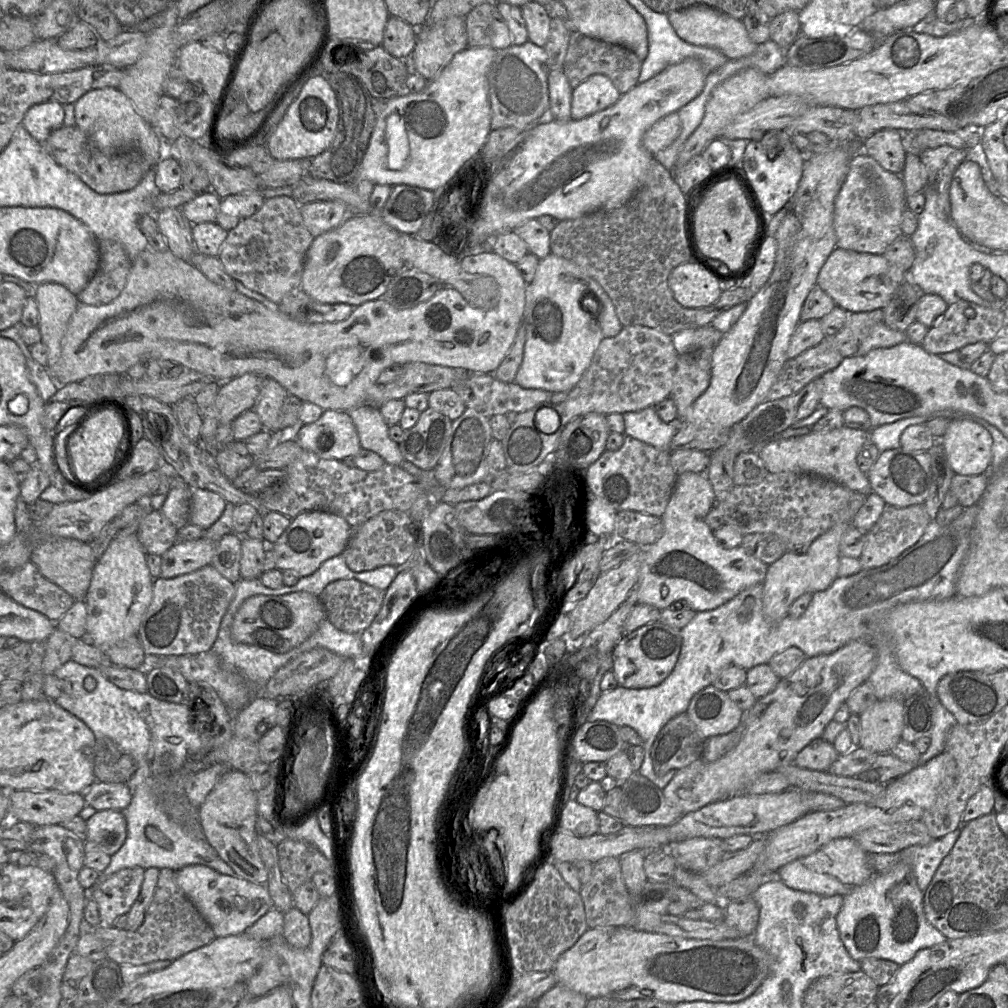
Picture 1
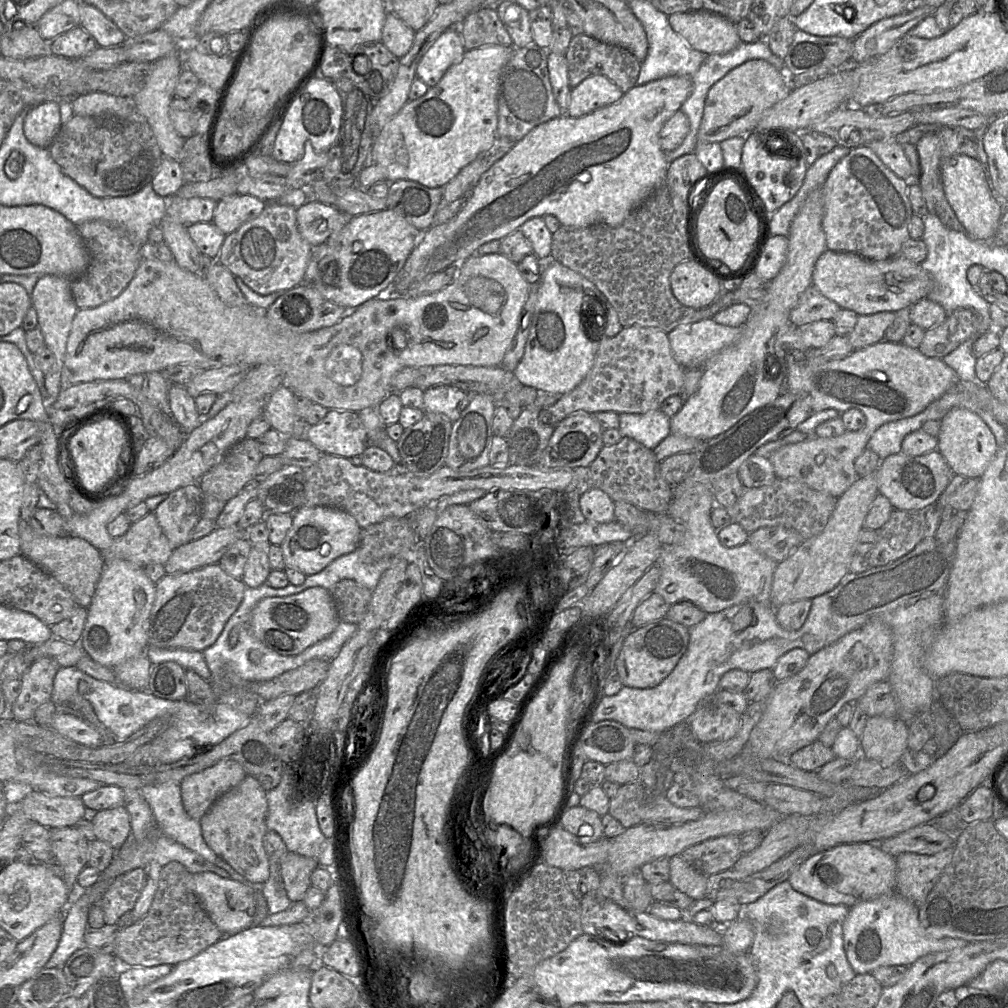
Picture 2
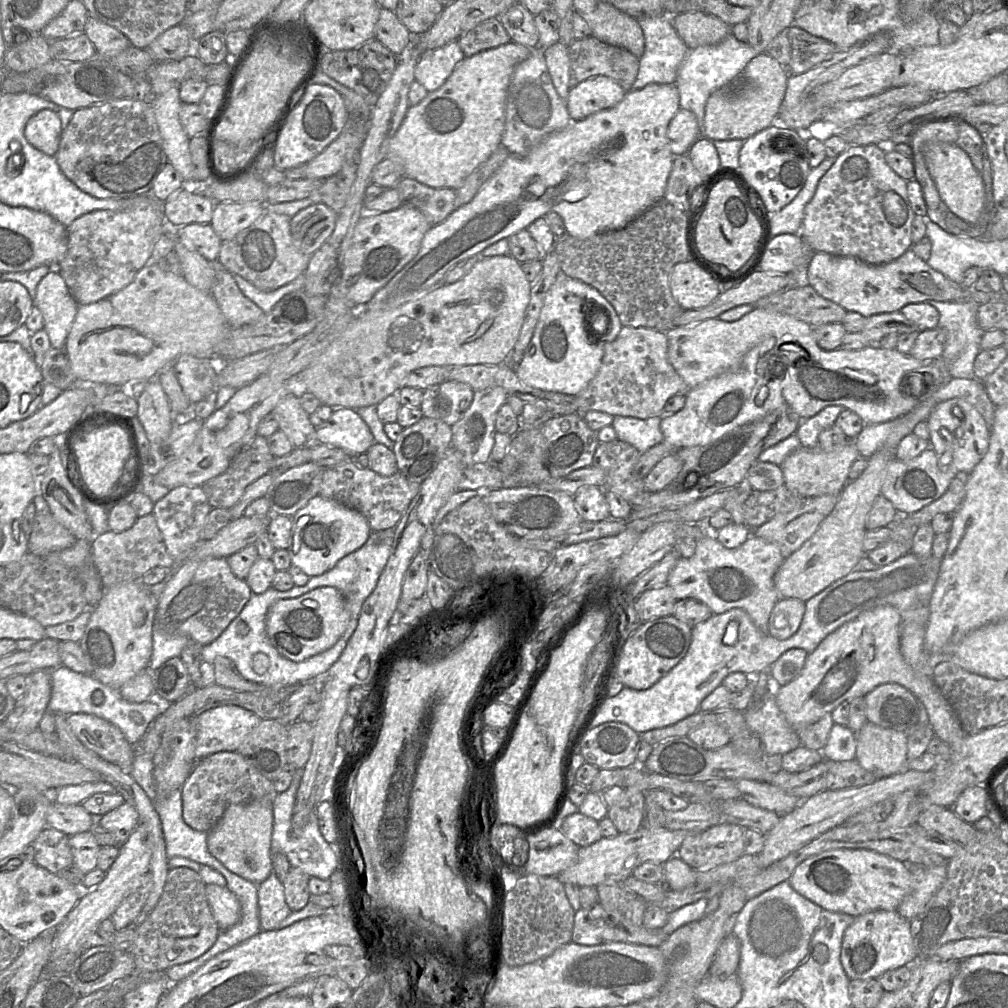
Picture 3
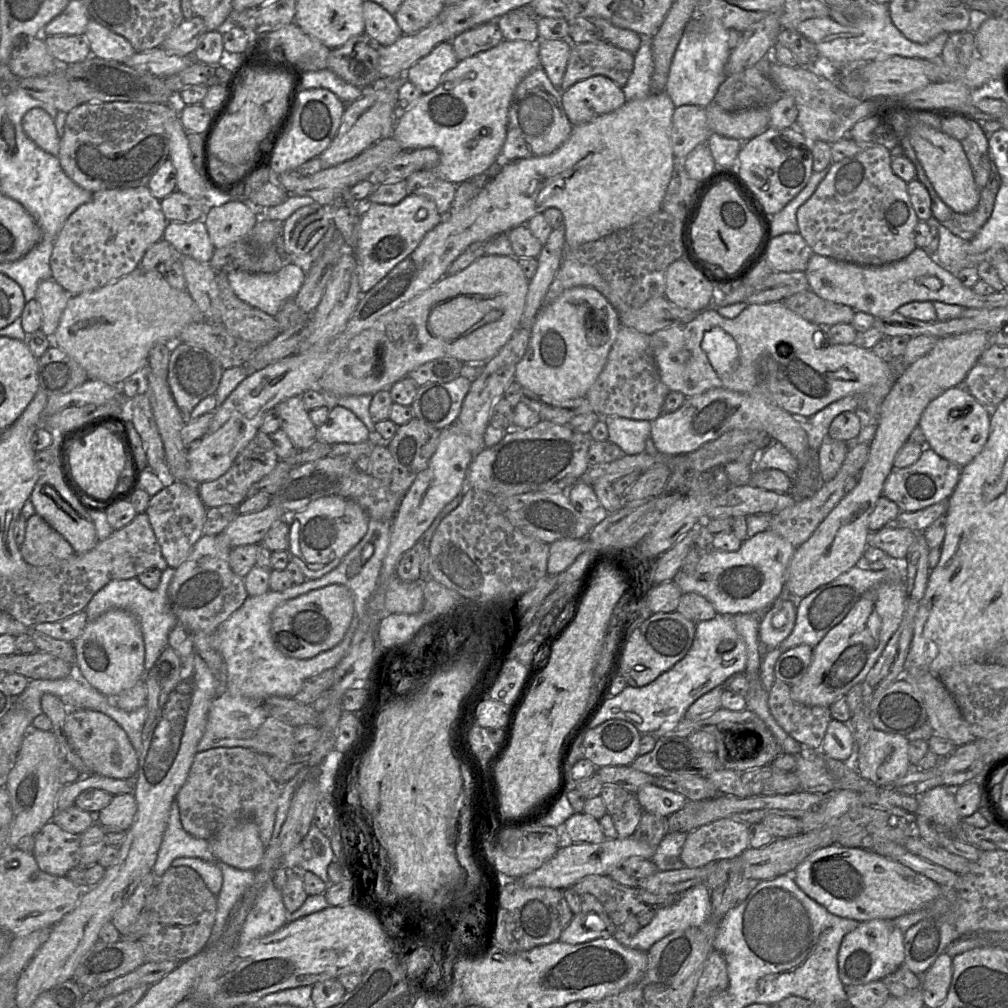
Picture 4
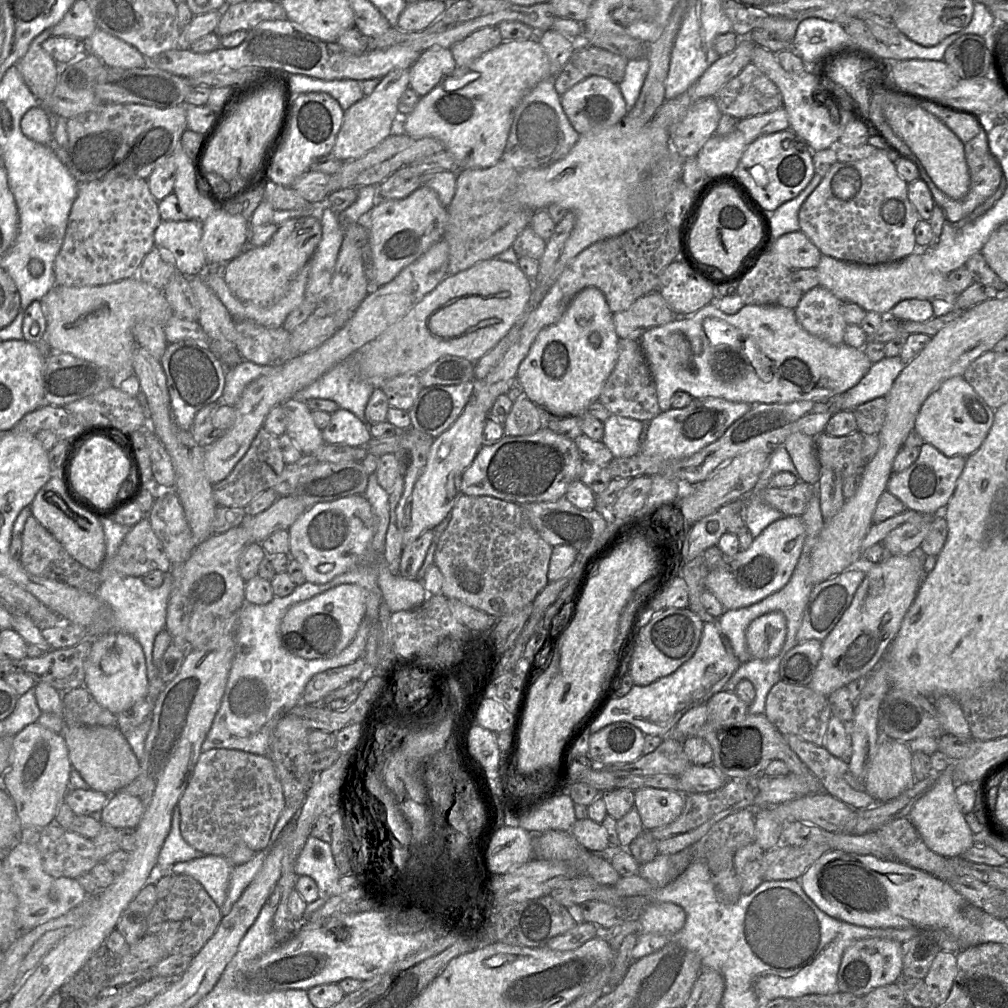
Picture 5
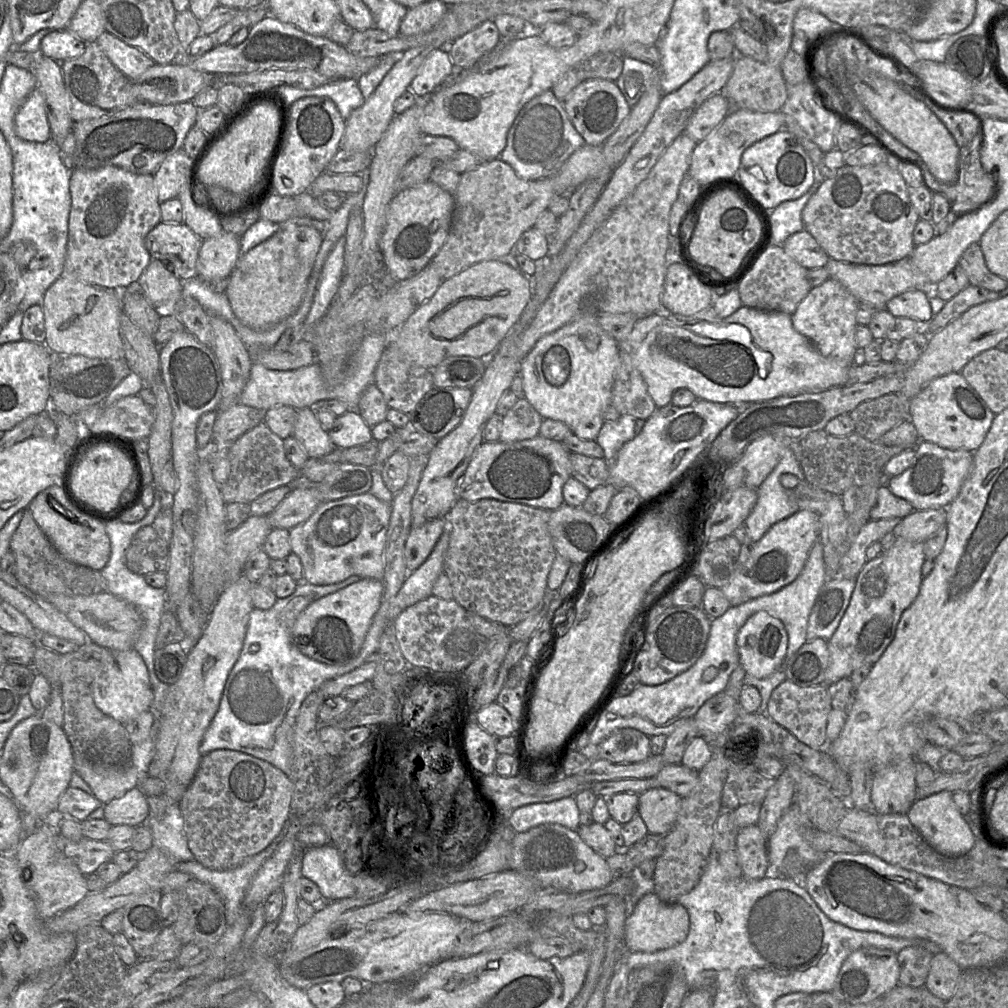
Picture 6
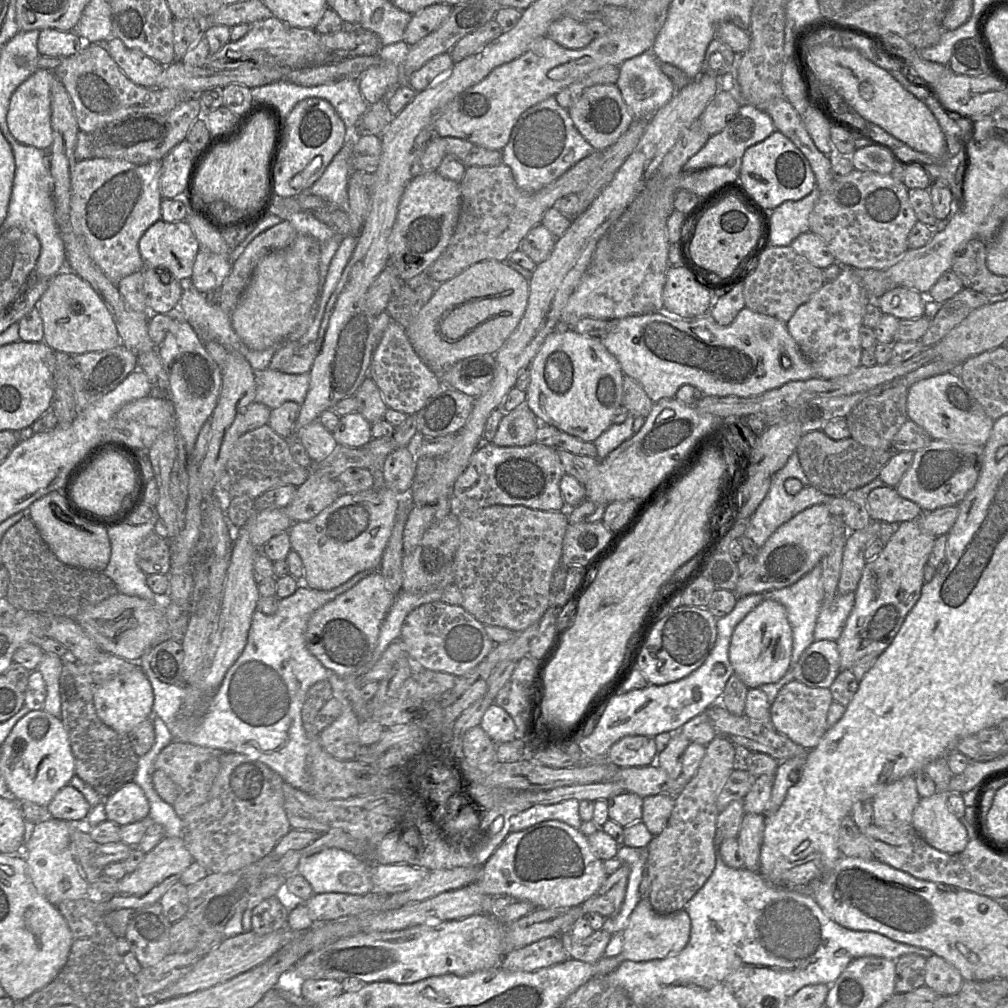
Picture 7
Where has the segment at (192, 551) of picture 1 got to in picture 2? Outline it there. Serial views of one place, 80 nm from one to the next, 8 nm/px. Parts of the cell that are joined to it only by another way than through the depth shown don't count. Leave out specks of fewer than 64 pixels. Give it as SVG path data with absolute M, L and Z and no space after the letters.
M237 525L217 528L209 535L190 541L174 550L164 564L167 575L193 571L218 563L230 546L240 538L246 538L246 531Z

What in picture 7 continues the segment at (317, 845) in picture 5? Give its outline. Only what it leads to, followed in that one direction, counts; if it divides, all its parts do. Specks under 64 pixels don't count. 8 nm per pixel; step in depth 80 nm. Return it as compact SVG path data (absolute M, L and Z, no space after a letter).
M339 848L325 849L319 853L301 858L296 873L311 885L314 894L346 893L365 895L373 892L371 865L354 854Z

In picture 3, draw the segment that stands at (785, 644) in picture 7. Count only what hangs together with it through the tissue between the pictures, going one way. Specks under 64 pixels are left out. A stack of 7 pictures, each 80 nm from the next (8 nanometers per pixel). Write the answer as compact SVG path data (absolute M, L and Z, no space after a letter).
M780 598L768 620L768 634L787 639L798 630L805 612L805 602L795 598Z

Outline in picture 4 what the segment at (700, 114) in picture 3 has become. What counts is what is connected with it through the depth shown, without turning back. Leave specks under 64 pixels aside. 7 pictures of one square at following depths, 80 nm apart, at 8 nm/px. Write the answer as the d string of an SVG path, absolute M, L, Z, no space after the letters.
M705 19L704 32L686 32L673 55L665 92L675 107L697 105L706 108L714 99L719 86L726 79L725 65L732 49L729 47L729 28L717 19Z

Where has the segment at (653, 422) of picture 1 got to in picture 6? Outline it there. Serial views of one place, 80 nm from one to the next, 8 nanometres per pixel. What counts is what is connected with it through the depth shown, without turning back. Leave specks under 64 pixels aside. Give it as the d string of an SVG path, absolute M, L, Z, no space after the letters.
M621 415L616 421L604 423L596 442L604 450L607 462L613 462L620 449L635 436L636 419L630 415Z

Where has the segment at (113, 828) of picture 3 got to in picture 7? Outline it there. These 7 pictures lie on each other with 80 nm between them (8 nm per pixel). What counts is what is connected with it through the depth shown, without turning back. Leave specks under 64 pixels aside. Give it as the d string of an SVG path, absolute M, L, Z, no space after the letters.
M134 782L104 799L107 820L124 826L147 818L150 805L144 791Z

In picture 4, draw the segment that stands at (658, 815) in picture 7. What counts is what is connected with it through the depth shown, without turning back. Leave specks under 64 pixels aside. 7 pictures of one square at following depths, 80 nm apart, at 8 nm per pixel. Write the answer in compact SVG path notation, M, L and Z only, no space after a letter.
M653 784L643 785L635 794L644 812L669 817L682 809L687 799L680 793Z

